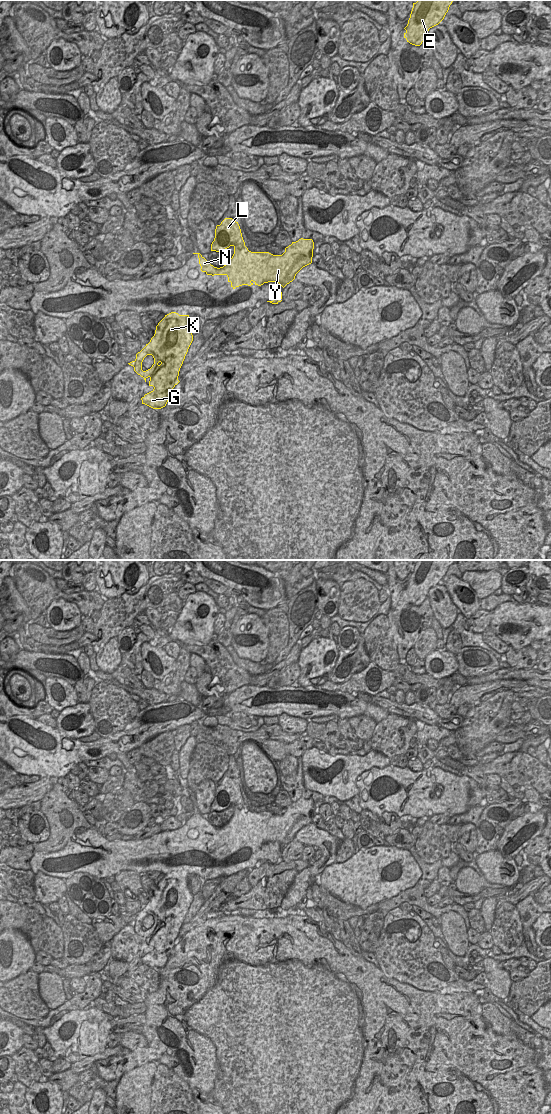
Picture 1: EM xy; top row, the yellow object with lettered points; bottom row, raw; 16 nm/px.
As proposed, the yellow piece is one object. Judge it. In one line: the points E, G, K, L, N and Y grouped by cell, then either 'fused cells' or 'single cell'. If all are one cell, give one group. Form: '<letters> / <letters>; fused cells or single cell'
E G K N Y / L; fused cells

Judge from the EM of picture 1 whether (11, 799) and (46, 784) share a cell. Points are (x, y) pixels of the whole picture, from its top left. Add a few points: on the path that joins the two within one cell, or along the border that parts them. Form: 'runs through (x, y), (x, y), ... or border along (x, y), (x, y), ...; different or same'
runs through (20, 796), (37, 790); same

